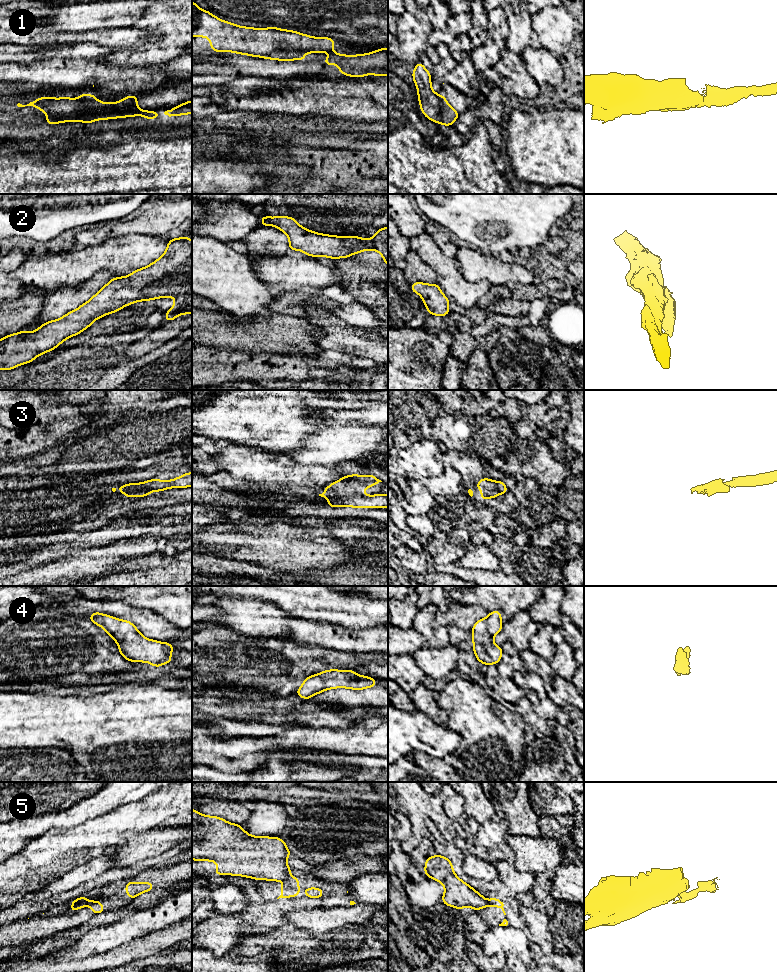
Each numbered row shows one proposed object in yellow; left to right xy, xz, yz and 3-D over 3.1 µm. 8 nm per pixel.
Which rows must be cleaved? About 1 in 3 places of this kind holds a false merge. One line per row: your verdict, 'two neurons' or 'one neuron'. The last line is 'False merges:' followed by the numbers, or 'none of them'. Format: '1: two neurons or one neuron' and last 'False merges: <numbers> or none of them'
1: two neurons
2: one neuron
3: two neurons
4: one neuron
5: two neurons
False merges: 1, 3, 5

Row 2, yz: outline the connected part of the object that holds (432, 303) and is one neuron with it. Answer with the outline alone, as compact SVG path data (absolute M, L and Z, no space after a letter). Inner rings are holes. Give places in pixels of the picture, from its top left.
M414 282L411 291L419 294L425 304L428 313L443 317L450 313L448 304L450 300L441 292L438 284L425 284Z

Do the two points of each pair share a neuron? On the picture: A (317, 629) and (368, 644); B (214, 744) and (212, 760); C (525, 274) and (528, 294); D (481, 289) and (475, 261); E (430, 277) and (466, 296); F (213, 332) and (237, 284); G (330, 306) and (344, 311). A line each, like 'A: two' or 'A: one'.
A: one
B: two
C: two
D: two
E: two
F: two
G: two

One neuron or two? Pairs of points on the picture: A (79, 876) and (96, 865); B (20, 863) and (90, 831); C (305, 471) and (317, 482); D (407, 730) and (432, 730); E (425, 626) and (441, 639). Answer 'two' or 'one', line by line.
A: one
B: one
C: one
D: one
E: one

